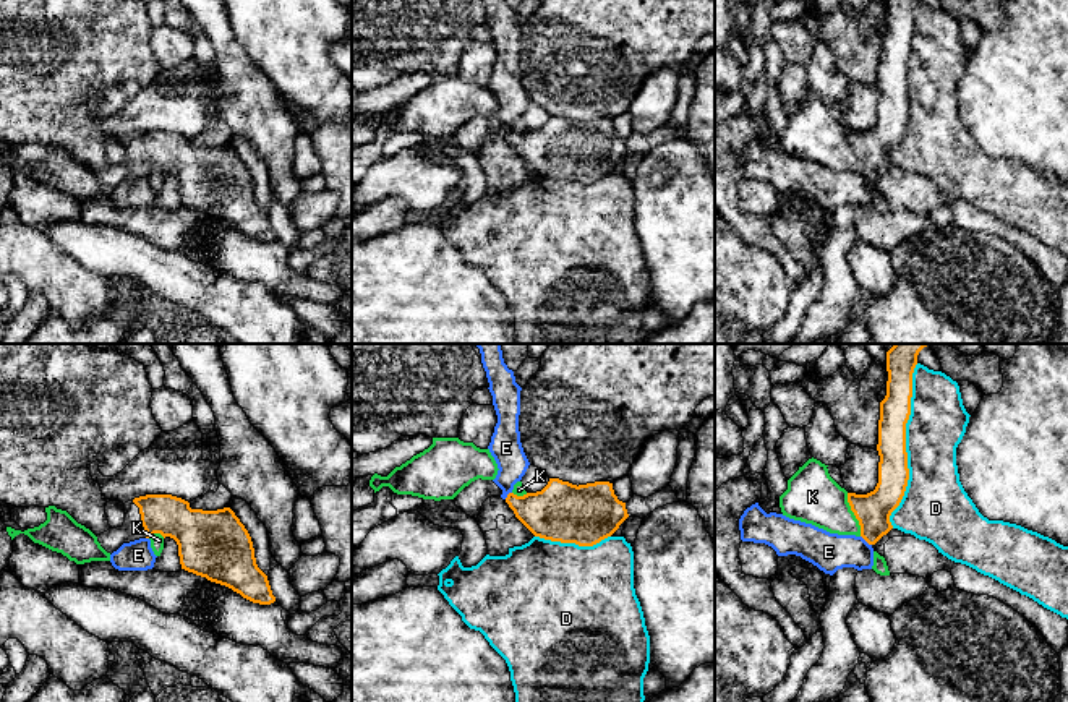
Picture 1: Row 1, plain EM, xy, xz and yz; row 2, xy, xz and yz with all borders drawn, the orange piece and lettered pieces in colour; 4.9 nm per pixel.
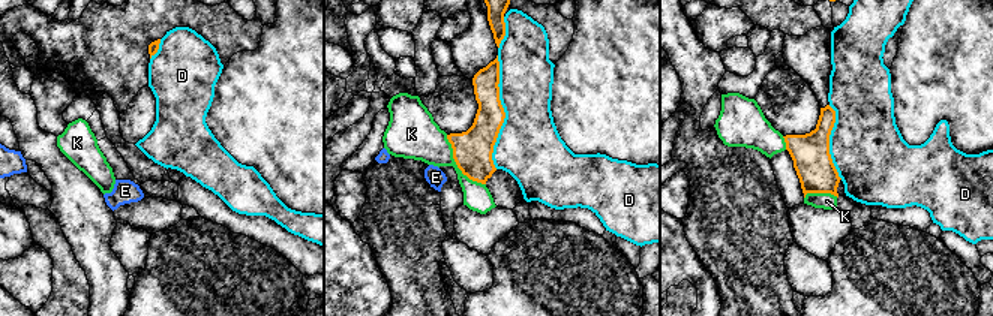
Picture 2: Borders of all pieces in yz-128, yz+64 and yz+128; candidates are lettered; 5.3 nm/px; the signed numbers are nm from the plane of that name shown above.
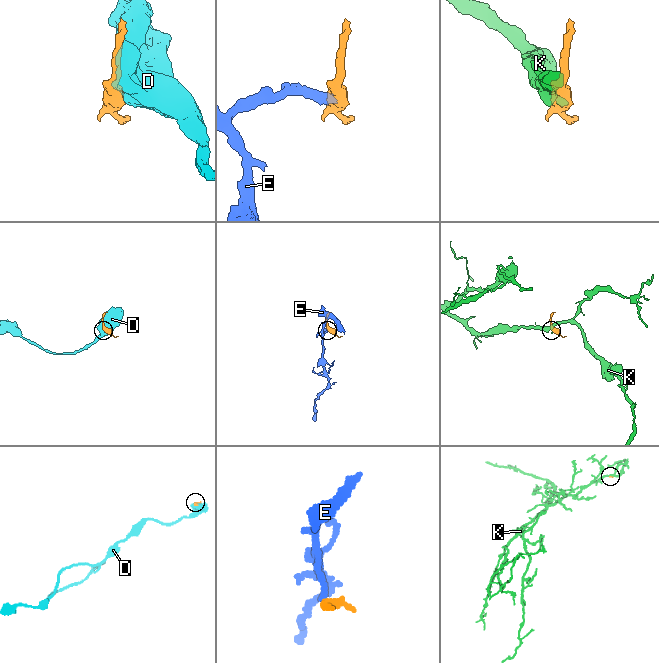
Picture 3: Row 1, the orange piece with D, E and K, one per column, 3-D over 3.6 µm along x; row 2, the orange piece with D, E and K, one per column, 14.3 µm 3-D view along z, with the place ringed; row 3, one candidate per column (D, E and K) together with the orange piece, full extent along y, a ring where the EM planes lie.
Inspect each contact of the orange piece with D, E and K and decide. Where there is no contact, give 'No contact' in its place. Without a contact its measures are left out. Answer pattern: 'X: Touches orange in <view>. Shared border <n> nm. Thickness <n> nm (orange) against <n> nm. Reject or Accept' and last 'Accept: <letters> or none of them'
D: Touches orange in yz. Shared border 800 nm. Thickness 160 nm (orange) against 280 nm. Reject
E: Touches orange in yz. Shared border 80 nm. Thickness 170 nm (orange) against 190 nm. Reject
K: Touches orange in yz. Shared border 220 nm. Thickness 170 nm (orange) against 260 nm. Reject
Accept: none of them

